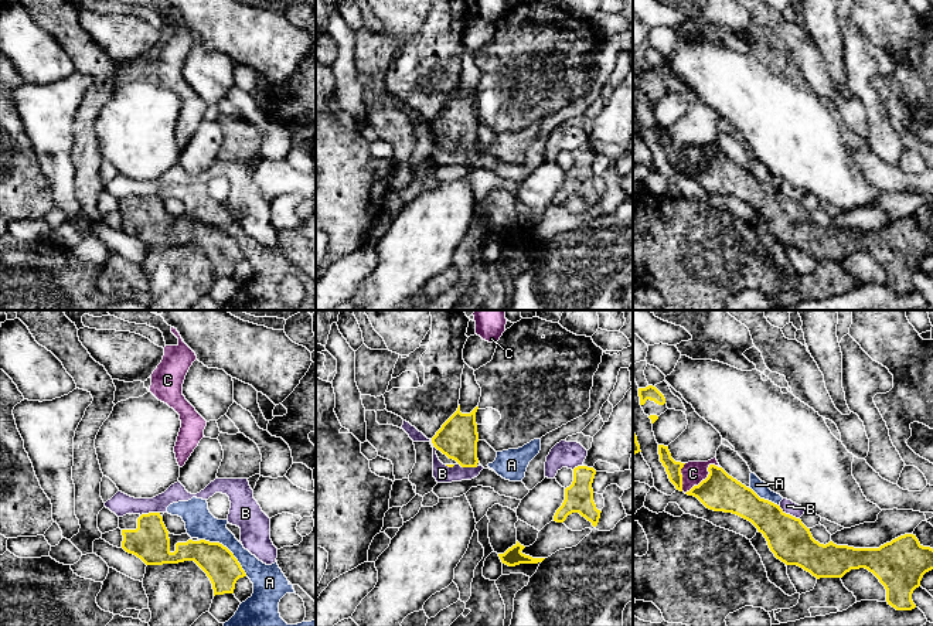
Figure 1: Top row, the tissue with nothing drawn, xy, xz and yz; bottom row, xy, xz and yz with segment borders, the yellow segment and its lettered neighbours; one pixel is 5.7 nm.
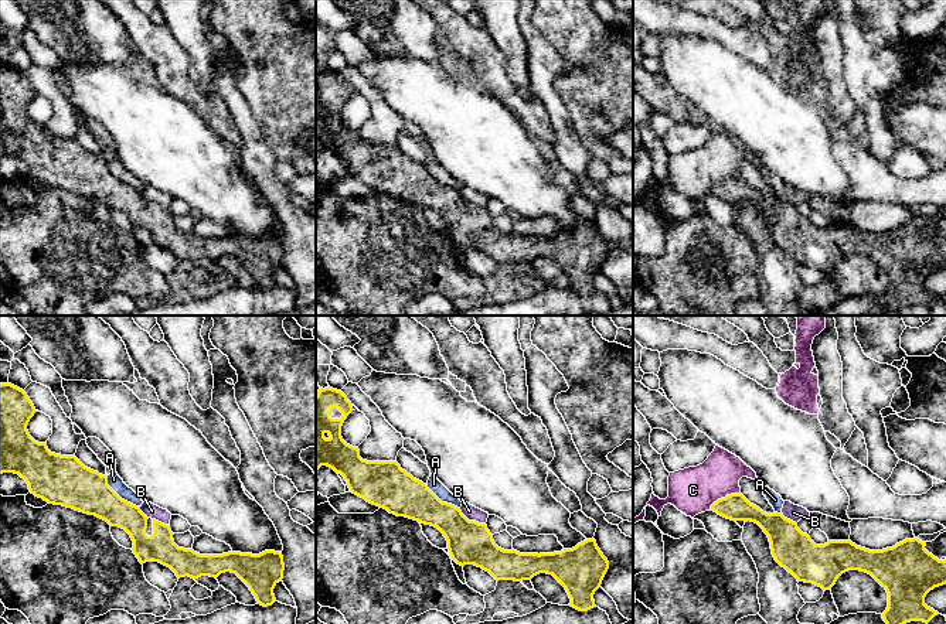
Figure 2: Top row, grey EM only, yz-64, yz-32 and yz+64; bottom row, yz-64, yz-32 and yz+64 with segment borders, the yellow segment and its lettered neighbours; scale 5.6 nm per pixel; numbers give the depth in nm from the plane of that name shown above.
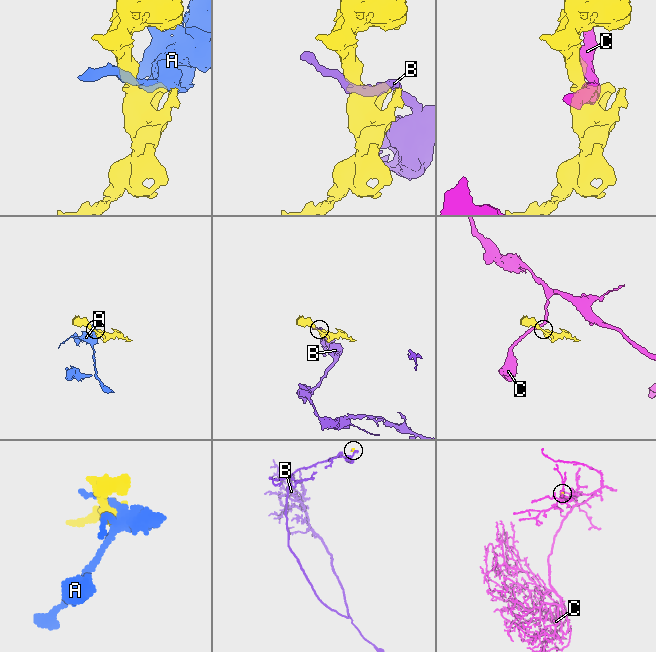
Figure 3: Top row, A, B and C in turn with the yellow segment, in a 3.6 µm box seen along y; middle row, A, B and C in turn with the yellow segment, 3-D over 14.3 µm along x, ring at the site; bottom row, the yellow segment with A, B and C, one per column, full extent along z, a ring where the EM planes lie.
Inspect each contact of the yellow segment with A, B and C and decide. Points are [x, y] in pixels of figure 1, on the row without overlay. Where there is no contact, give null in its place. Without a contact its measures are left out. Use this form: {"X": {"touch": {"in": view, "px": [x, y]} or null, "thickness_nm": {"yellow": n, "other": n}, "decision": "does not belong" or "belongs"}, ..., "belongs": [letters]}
{"A": {"touch": {"in": "xy", "px": [227, 231]}, "thickness_nm": {"yellow": 190, "other": 170}, "decision": "does not belong"}, "B": {"touch": {"in": "yz", "px": [789, 197]}, "thickness_nm": {"yellow": 240, "other": 80}, "decision": "does not belong"}, "C": {"touch": {"in": "yz", "px": [707, 160]}, "thickness_nm": {"yellow": 220, "other": 130}, "decision": "does not belong"}, "belongs": []}

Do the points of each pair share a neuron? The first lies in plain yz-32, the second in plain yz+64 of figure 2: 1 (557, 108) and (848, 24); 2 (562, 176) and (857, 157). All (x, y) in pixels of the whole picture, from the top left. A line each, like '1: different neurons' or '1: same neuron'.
1: same neuron
2: same neuron

